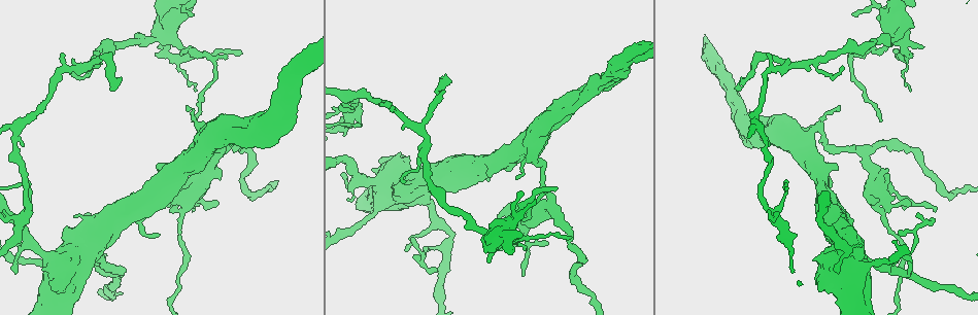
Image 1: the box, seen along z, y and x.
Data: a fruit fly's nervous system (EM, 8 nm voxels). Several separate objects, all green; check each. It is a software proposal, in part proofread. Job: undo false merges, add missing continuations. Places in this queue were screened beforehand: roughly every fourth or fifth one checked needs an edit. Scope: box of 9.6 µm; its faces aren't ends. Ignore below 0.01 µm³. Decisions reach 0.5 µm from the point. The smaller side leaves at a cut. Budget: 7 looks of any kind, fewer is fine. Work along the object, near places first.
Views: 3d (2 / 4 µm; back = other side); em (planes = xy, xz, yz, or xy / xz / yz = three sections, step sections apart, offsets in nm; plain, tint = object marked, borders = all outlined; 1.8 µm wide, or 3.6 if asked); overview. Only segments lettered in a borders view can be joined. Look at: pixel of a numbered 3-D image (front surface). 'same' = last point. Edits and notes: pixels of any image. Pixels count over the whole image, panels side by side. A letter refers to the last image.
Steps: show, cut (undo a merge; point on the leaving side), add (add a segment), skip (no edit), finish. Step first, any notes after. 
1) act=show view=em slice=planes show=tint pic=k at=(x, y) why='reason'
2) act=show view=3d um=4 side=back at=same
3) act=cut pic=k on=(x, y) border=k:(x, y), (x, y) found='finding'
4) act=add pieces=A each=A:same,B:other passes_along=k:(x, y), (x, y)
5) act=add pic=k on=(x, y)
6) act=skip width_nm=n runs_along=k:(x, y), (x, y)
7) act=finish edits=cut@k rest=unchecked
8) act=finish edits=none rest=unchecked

act=show view=em um=3.6 slice=planes show=tint pic=1 at=(415, 195) why='thick turns thin'

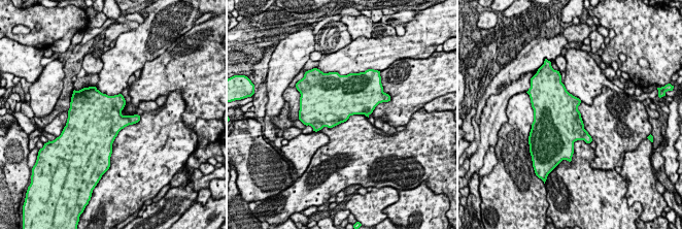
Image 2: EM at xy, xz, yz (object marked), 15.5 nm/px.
act=show view=em um=3.6 slice=planes show=borders at=same why='see the neighbours'

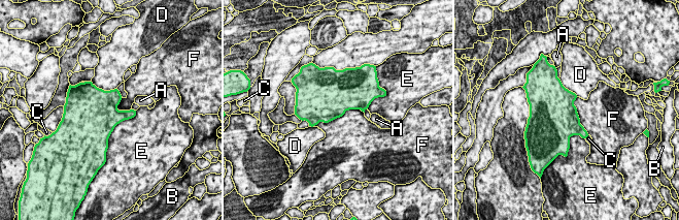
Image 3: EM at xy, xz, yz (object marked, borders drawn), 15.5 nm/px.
act=skip longest_contact=F:900nm each=A:other,B:other,C:other,D:other,E:other,F:other border=3:(364, 112), (348, 110), (310, 126) found='one neuron here'

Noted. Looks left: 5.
act=show view=em um=3.6 slice=xz step=8 show=tint pic=1 at=(530, 142) why='abrupt turn'

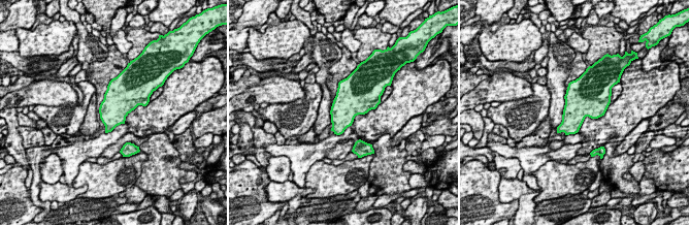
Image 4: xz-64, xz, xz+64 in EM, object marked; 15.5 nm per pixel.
act=show view=em um=3.6 slice=planes show=borders at=same why='another direction'

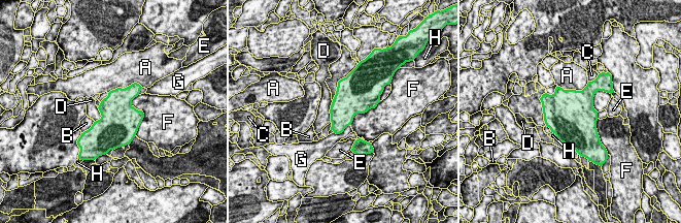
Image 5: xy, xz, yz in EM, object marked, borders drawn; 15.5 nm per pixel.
act=skip longest_contact=F:650nm each=A:other,B:other,C:other,D:other,E:other,F:other,G:other,H:other border=5:(333, 100), (330, 106), (330, 121) found='all the same neuron'

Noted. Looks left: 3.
act=show view=em slice=xz step=8 show=tint pic=1 at=(600, 82)

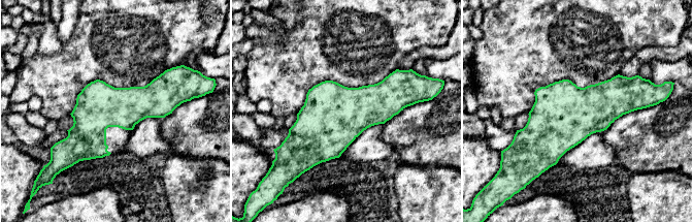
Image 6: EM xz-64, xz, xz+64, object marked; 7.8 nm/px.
act=show view=em slice=xz step=8 show=borders at=same why='what lies round it'

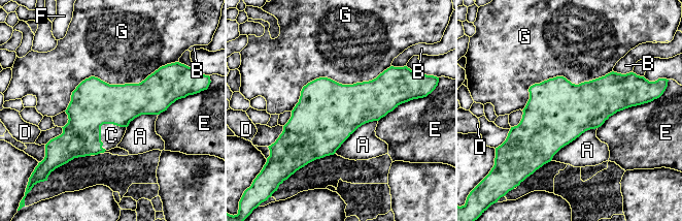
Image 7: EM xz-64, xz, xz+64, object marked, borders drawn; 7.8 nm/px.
act=add pieces=C each=A:other,B:other,C:same,D:other,E:other,F:other,G:other found='the neuron continues'

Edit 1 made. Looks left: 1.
act=finish edits=add@7 rest=unchecked

